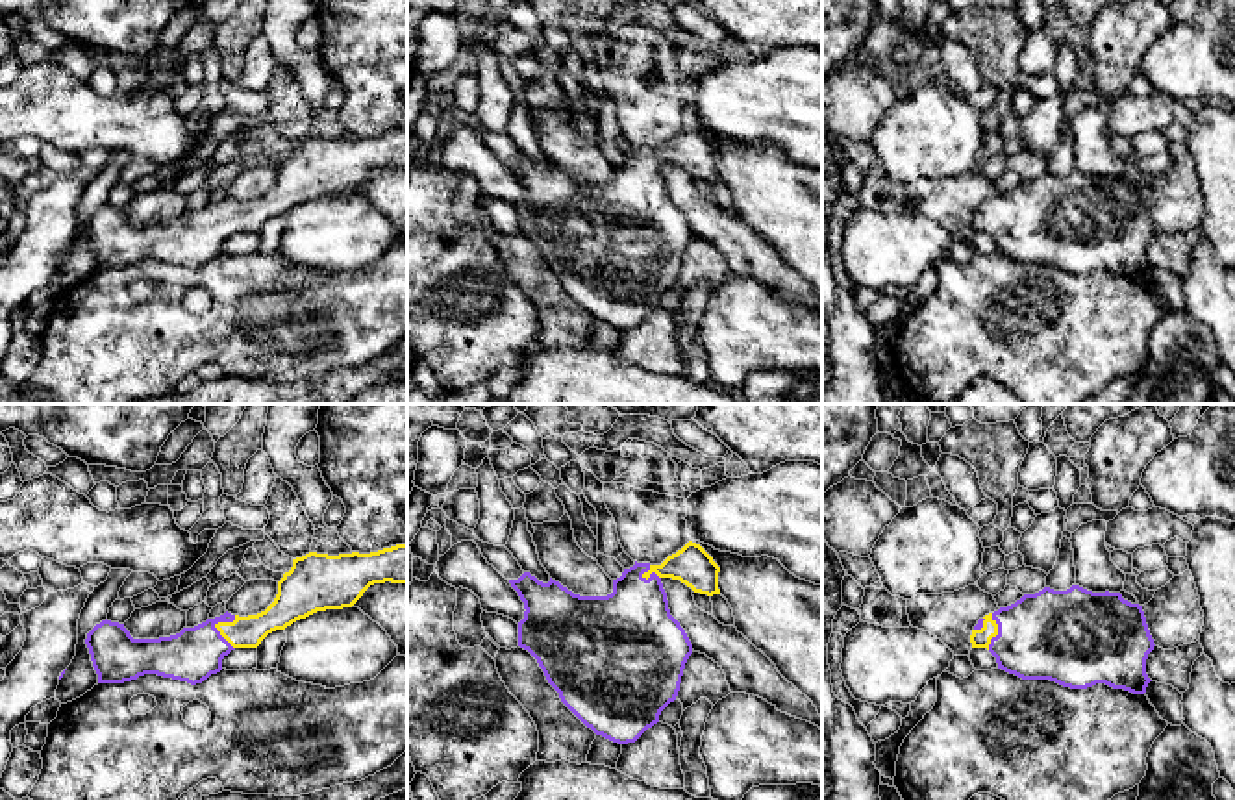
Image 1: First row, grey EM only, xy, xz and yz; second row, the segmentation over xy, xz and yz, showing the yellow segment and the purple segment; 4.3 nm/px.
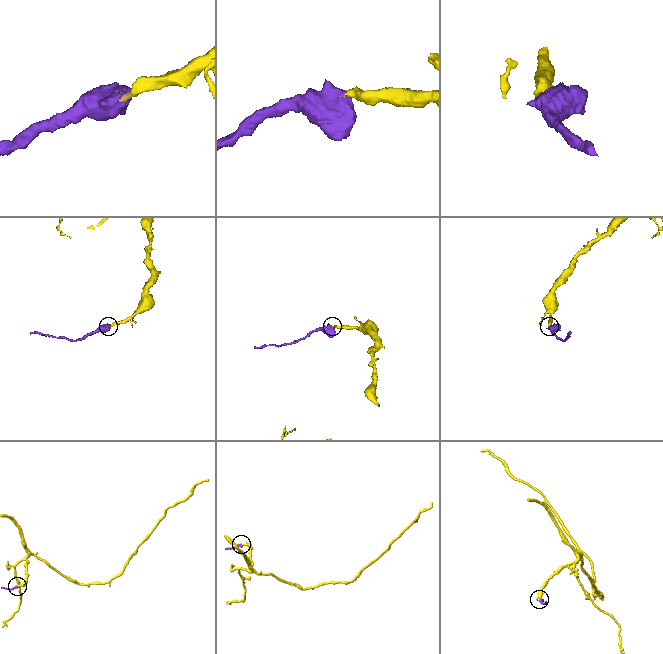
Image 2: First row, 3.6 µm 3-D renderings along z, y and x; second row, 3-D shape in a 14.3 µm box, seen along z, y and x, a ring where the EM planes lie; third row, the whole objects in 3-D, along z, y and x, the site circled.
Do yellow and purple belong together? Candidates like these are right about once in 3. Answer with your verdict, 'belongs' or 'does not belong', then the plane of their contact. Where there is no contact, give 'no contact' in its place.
belongs; meets yellow in xy

